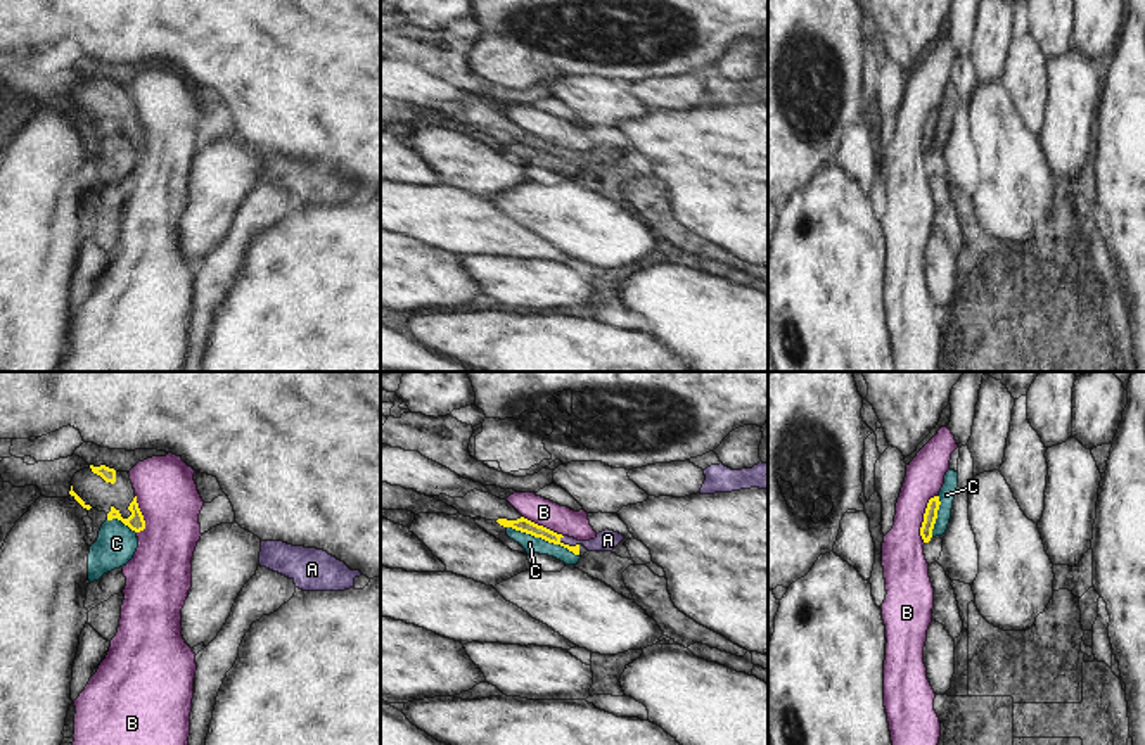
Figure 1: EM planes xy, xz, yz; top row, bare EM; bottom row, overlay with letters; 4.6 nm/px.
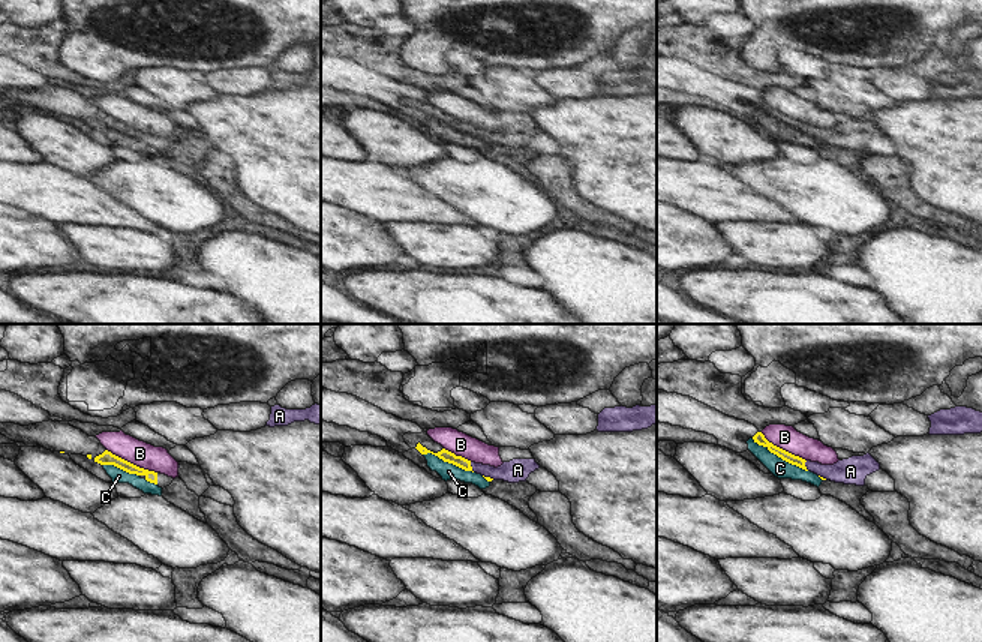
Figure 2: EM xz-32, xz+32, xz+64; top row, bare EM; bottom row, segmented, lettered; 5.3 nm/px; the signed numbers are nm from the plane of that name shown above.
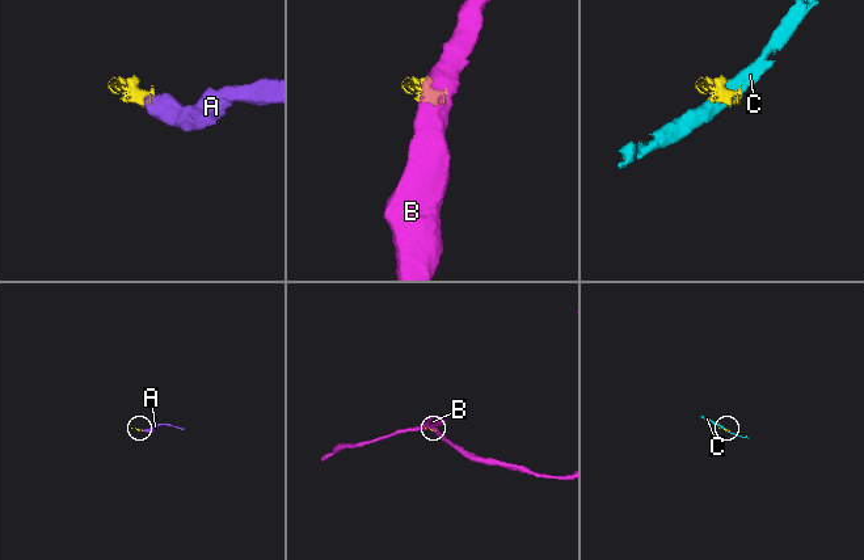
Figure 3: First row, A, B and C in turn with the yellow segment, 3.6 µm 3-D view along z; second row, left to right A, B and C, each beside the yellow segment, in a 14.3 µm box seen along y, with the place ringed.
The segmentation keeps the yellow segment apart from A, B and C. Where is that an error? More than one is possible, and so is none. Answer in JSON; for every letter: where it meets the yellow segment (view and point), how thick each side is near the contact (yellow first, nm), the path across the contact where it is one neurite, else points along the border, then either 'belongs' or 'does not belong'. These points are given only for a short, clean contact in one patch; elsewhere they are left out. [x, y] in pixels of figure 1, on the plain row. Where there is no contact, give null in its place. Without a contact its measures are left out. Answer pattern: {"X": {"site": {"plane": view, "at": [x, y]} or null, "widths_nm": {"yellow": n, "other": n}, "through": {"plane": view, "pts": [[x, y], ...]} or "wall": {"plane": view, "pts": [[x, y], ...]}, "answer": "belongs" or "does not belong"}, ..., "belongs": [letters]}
{"A": {"site": {"plane": "xz", "at": [568, 158]}, "widths_nm": {"yellow": 70, "other": 100}, "through": {"plane": "xz", "pts": [[521, 137], [568, 158], [602, 156], [607, 152]]}, "answer": "belongs"}, "B": {"site": {"plane": "yz", "at": [924, 132]}, "widths_nm": {"yellow": 60, "other": 200}, "answer": "does not belong"}, "C": {"site": {"plane": "xz", "at": [543, 151]}, "widths_nm": {"yellow": 70, "other": 80}, "wall": {"plane": "xz", "pts": [[507, 139], [559, 156], [578, 168]]}, "answer": "does not belong"}, "belongs": ["A"]}

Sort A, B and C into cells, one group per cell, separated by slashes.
A / B / C

